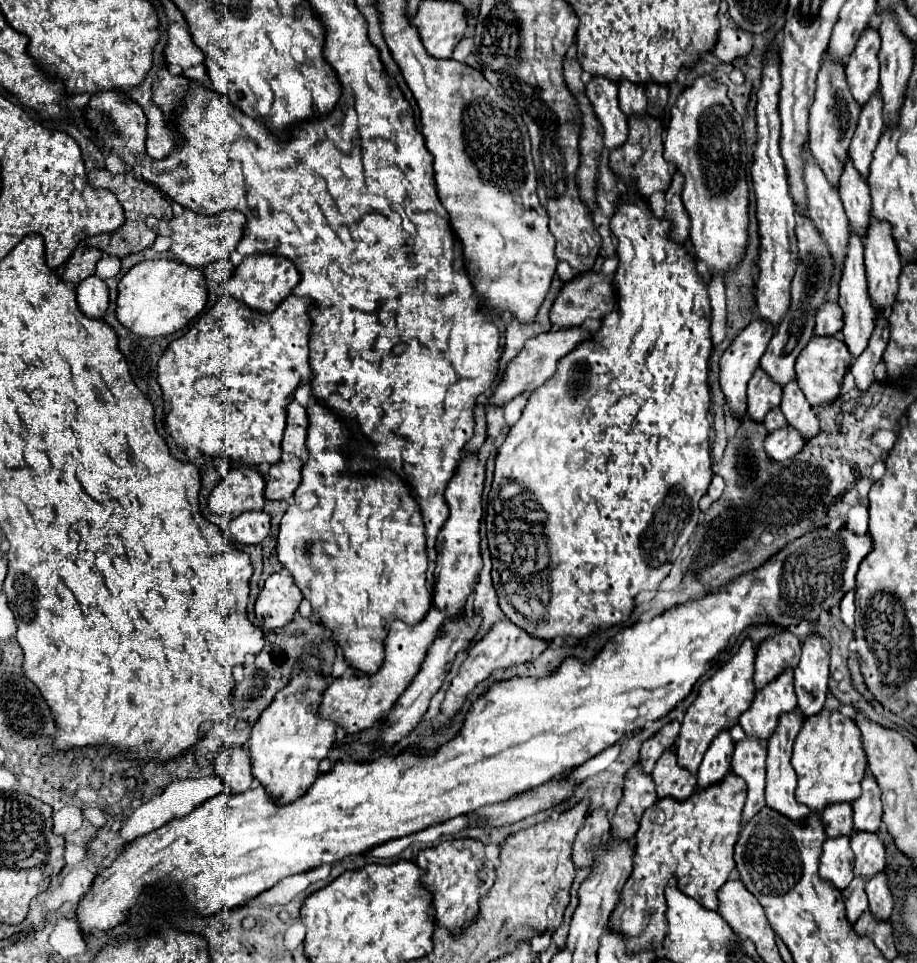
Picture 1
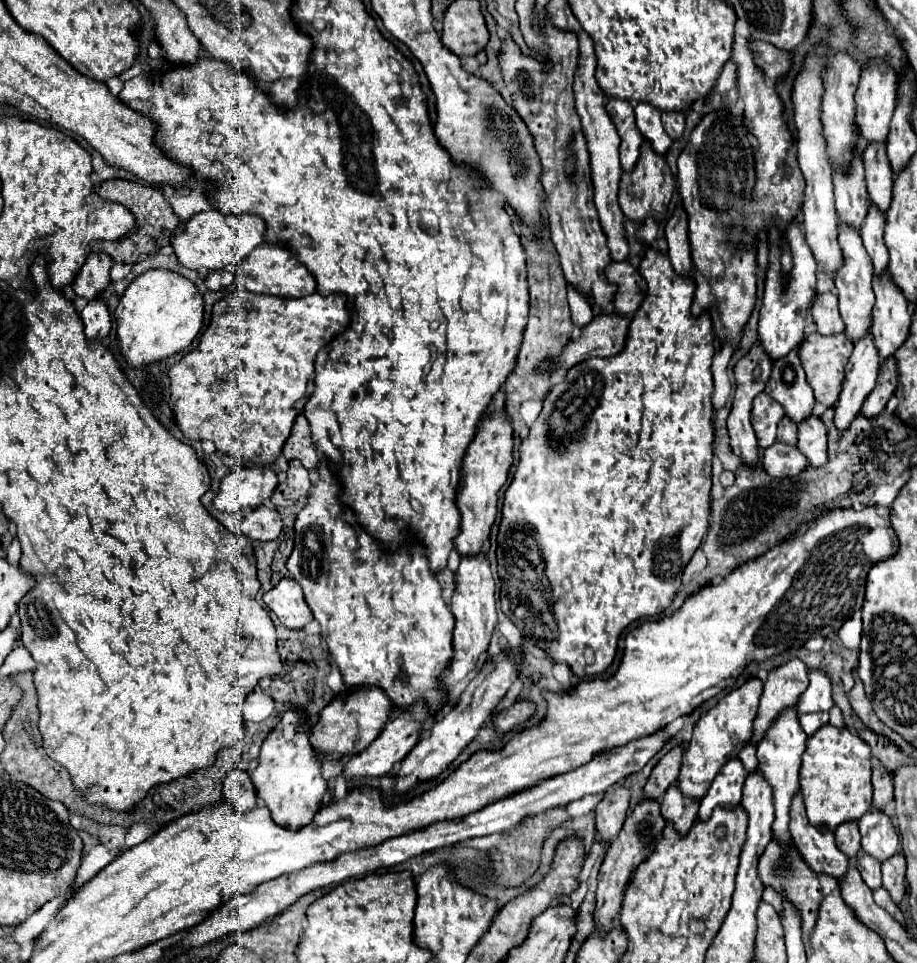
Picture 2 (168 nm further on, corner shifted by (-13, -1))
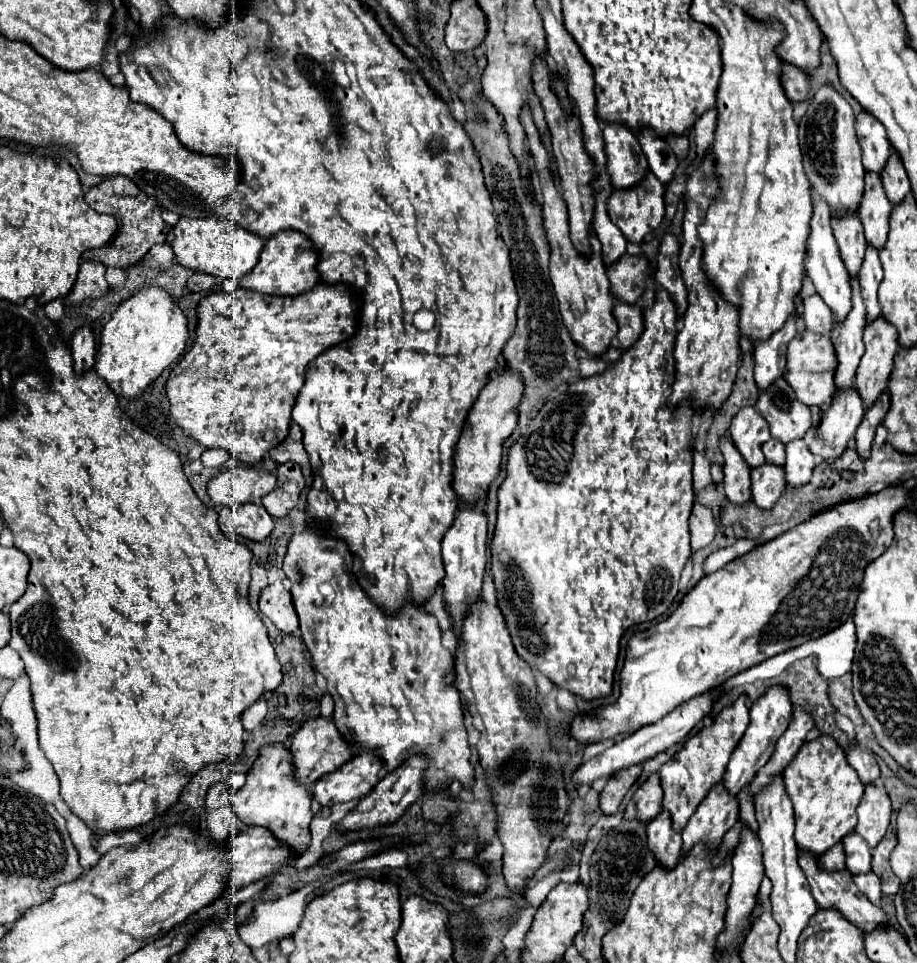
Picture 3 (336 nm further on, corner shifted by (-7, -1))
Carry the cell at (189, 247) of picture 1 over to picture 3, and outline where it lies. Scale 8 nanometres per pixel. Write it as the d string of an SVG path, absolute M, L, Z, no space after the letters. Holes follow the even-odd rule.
M209 216L205 220L179 218L179 222L173 226L171 248L175 252L177 262L193 272L211 274L223 280L225 278L241 280L257 264L263 248L263 240L257 234L247 232L245 228L237 226L227 218L219 218L219 216Z

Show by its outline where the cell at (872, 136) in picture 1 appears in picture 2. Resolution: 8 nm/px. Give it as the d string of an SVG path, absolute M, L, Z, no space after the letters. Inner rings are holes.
M871 142L863 154L863 162L865 162L865 180L871 202L881 212L885 212L891 202L891 188L893 188L891 164L887 162L887 144Z

